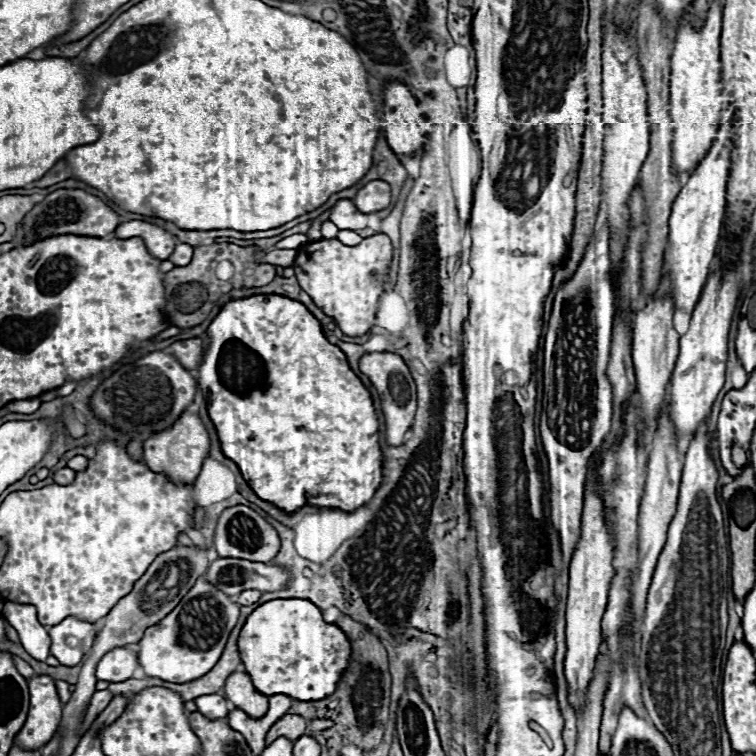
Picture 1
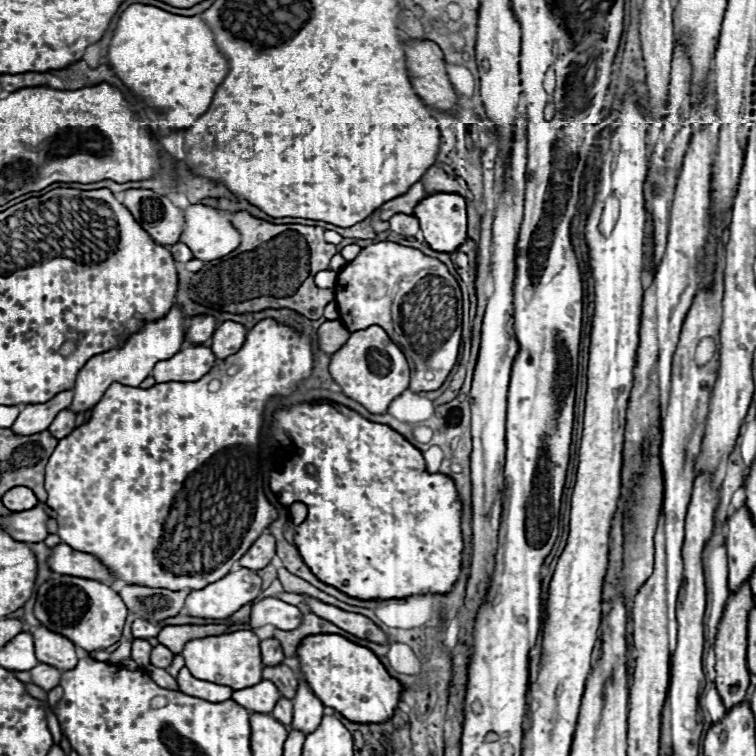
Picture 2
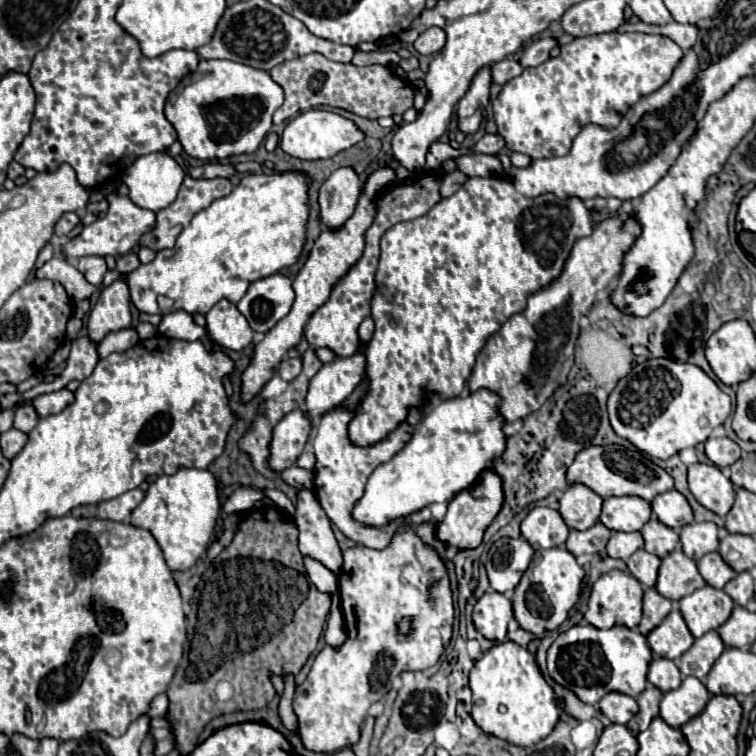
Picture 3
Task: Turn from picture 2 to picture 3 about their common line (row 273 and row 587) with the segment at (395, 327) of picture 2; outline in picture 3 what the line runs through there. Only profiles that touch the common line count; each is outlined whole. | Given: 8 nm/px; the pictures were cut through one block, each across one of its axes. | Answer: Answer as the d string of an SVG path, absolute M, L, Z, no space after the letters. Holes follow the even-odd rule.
M414 530L398 532L392 538L390 546L382 552L370 552L356 546L344 550L342 556L344 566L338 578L338 588L348 638L340 648L324 646L324 650L318 652L306 682L296 686L294 694L294 712L298 716L298 734L302 738L302 744L312 752L326 754L354 746L358 742L360 724L364 722L368 708L390 692L392 678L396 678L404 670L424 670L438 662L440 654L450 644L454 622L452 592L446 568L438 554L430 552L430 548L422 544ZM404 616L414 618L414 632L408 638L398 636L398 622ZM384 658L390 658L390 664L382 664Z

